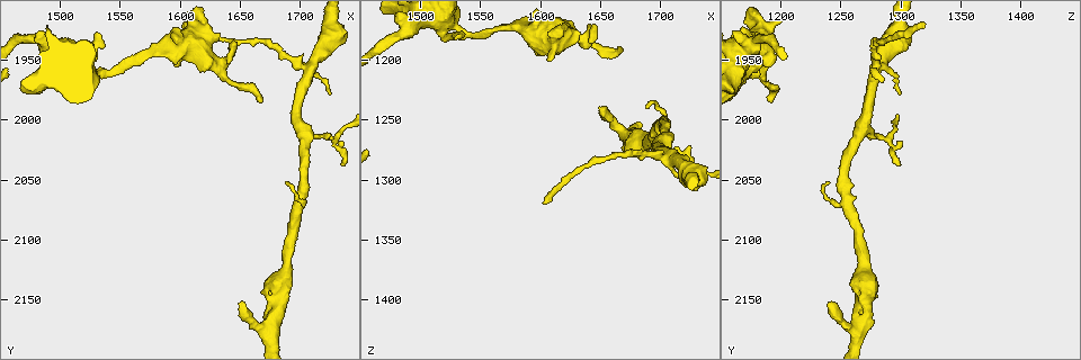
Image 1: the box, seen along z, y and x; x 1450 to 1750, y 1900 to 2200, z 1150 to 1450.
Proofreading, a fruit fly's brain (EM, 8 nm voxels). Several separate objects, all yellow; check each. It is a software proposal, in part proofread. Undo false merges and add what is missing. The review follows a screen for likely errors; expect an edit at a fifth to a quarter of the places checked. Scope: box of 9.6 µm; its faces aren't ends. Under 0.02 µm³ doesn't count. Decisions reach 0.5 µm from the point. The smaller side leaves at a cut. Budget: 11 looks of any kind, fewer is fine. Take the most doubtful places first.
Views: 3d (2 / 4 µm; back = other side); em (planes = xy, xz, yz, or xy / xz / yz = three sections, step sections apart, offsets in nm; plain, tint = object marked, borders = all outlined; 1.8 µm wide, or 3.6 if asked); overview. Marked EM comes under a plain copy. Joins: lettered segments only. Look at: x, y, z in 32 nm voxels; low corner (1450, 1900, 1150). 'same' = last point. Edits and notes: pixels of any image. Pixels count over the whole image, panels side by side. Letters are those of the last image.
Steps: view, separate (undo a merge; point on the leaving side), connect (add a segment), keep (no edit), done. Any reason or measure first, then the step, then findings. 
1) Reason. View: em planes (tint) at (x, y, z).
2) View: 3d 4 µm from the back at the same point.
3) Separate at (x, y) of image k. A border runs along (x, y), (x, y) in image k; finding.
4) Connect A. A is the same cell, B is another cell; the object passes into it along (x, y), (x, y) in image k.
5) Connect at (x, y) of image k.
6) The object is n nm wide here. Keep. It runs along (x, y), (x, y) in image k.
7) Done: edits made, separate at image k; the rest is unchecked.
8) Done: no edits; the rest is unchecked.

View: em xy step 4 (tint) at (1644, 1938, 1170).

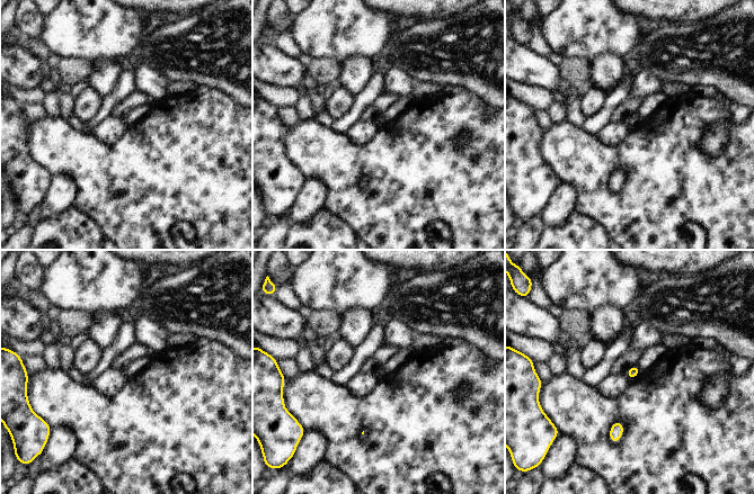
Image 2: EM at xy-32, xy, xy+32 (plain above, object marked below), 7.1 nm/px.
View: em xz step 8 (borders) at the same point.

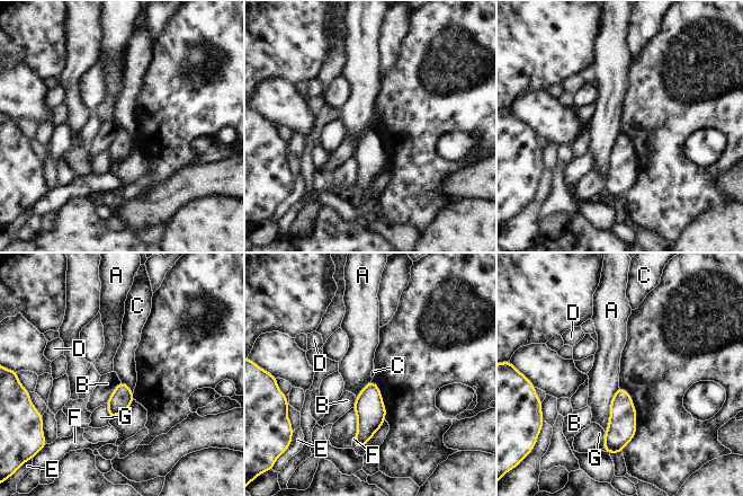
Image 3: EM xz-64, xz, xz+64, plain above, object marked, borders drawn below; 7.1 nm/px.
The longest contact is with A, 340 nm. Keep. A, B, C, D, E, F and G are other cells; a border runs along (122, 381), (133, 392) in image 3; none of them fits.

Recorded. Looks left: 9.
Free end. View: 3d 2 µm from the back at (1652, 2152, 1242).

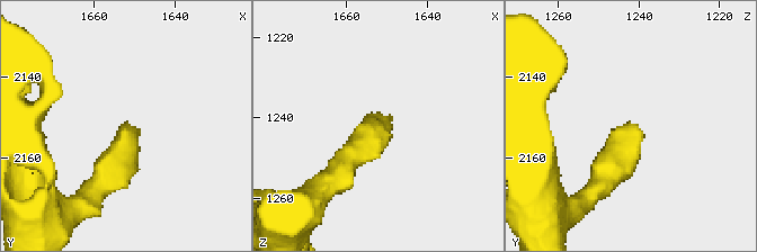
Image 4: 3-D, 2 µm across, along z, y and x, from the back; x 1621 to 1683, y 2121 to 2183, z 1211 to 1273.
Shape alone is not enough. View: em xz step 4 (tint) at (1653, 2151, 1241).

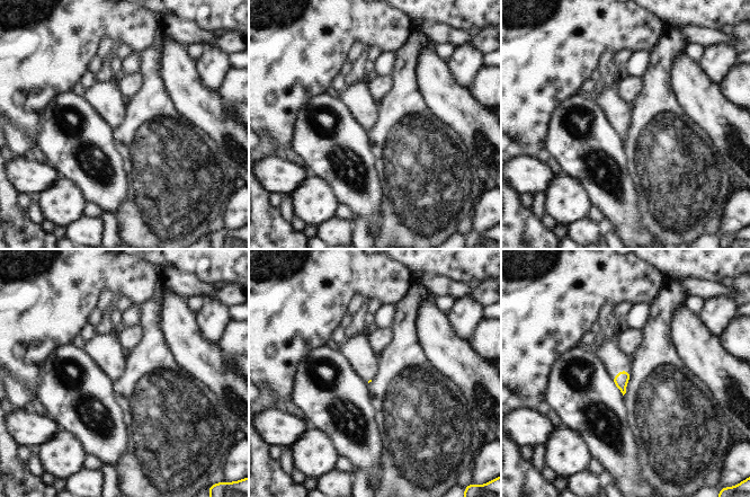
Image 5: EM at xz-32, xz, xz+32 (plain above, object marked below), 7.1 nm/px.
Cut it another way. View: em planes (borders) at the same point.

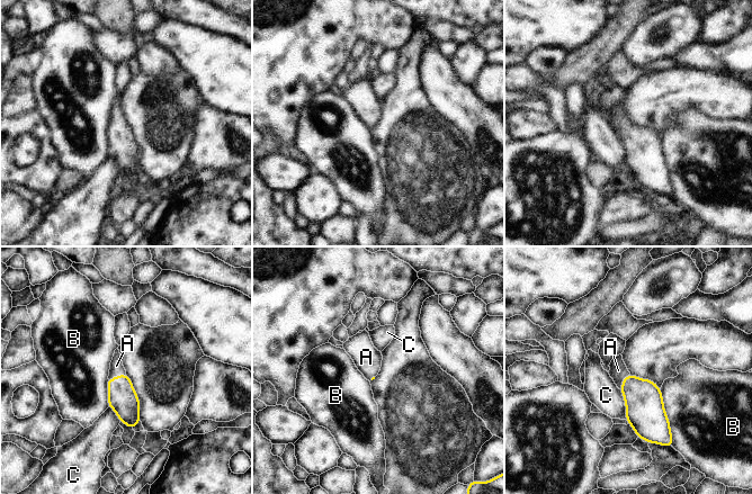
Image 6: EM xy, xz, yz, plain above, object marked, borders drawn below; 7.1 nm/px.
Connect A. A is the same cell, B and C are other cells; the object passes into it along (122, 397), (117, 376), (116, 366) in image 6; the cell continues.

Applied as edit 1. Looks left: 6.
End of a long branch. View: em planes (borders) at (1602, 1922, 1322).

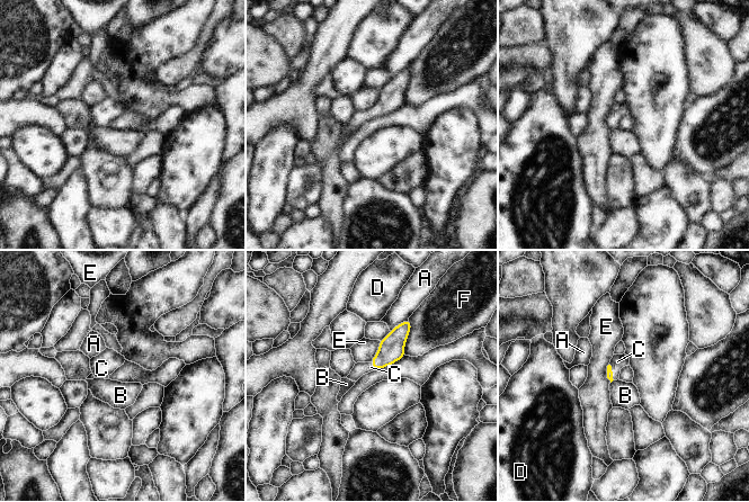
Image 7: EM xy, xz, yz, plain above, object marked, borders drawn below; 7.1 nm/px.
Connect C. C is the same cell, A, B, D, E and F are other cells; the object passes into it along (609, 374), (612, 371), (617, 361) in image 7; the cell continues.

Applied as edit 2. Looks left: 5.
Three arms meet. View: 3d 2 µm at (1708, 1958, 1280).

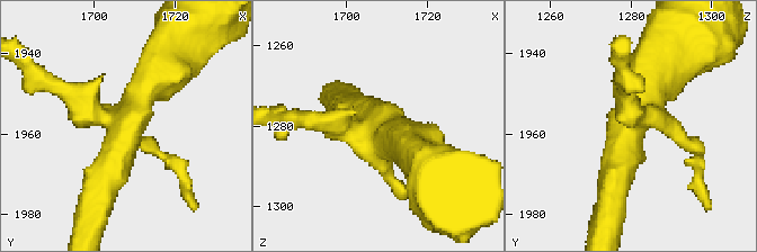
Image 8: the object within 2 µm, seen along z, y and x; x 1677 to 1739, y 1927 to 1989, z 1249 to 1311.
Need the tissue. View: em planes (borders) at (1707, 1960, 1280).

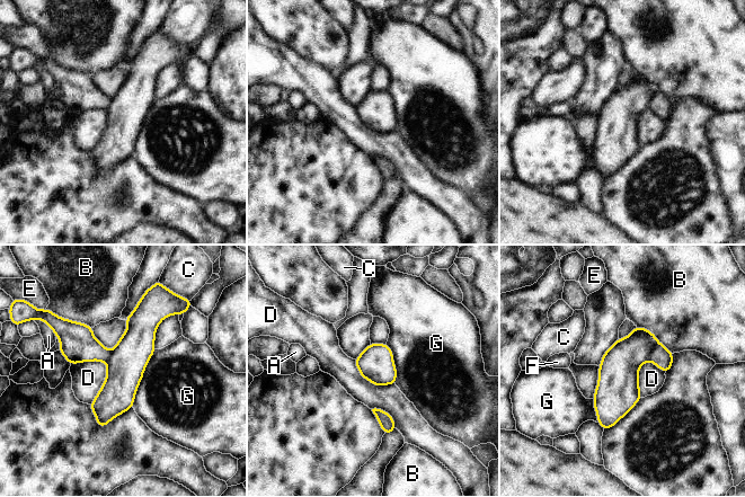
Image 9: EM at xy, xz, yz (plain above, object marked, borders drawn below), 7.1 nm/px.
Separate at (661, 356) of image 9. A, B, C, D, E, F and G are other cells; a border runs along (657, 342), (652, 351), (649, 361) in image 9; two cells meet here.

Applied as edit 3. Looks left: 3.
Done: edits made, connect at image 6, connect at image 7, separate at image 9; the rest is unchecked.

